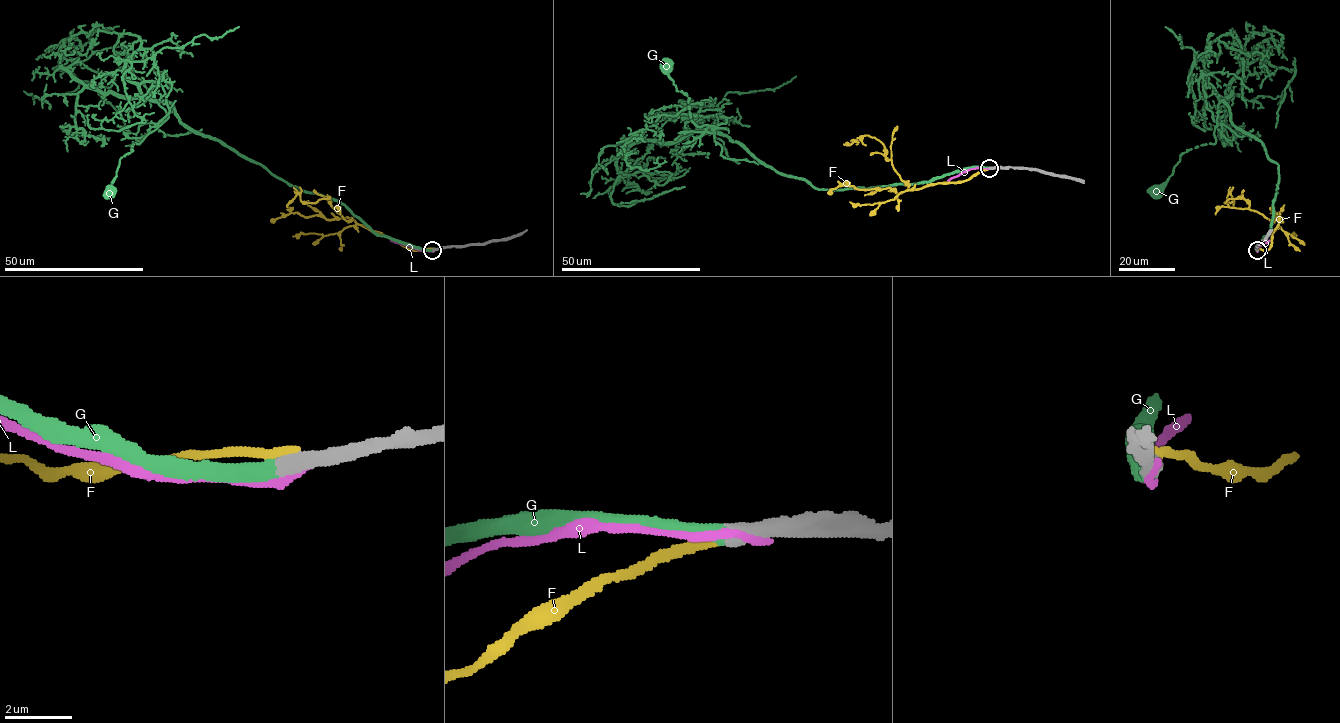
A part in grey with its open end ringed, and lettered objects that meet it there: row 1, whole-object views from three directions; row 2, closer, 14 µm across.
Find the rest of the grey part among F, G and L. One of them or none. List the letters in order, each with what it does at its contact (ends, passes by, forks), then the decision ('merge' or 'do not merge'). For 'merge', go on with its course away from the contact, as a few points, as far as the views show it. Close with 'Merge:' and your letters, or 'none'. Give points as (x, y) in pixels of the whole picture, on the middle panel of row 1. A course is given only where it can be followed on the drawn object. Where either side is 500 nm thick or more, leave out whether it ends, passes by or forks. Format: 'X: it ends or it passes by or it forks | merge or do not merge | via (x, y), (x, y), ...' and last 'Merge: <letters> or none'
F: do not merge
G: merge | via (990, 168), (911, 184), (818, 189), (767, 167), (715, 131), (725, 128), (698, 126), (668, 66)
L: do not merge
Merge: G

